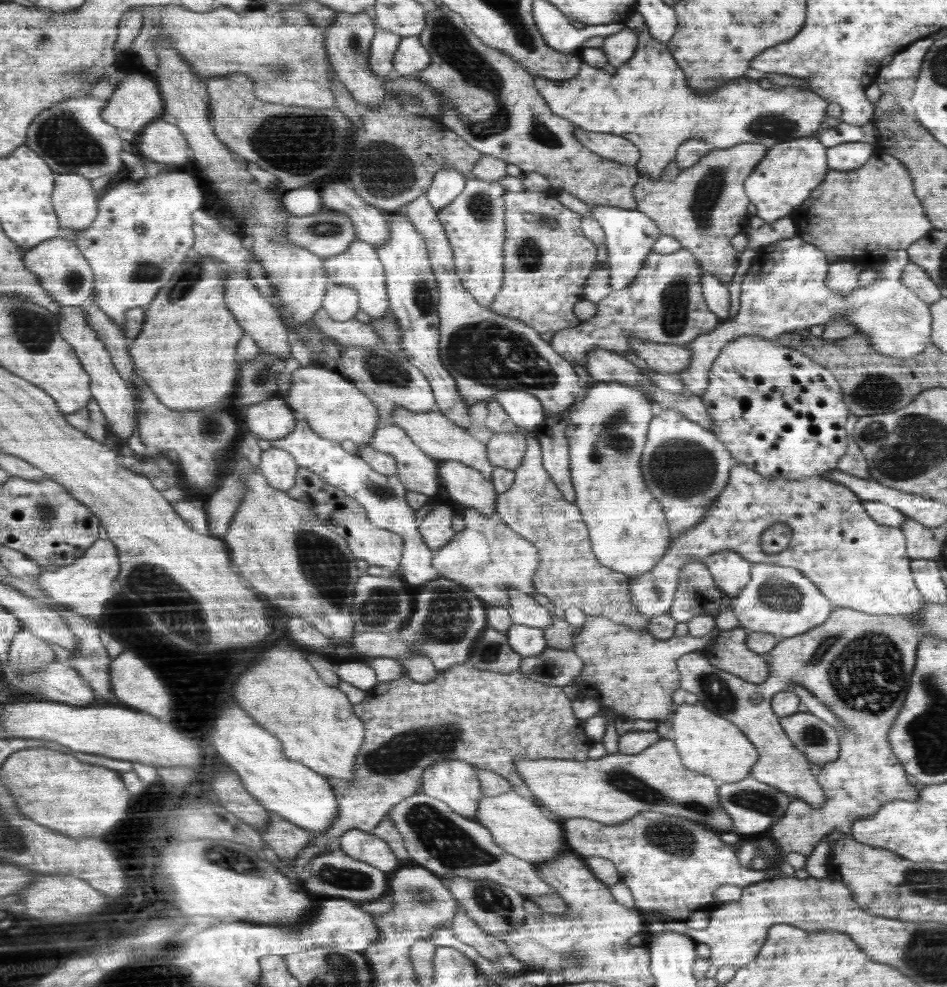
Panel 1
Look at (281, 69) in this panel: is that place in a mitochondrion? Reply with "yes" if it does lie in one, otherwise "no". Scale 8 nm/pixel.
yes

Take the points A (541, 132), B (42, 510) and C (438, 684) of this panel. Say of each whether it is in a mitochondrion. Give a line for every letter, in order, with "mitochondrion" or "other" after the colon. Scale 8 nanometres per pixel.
A: mitochondrion
B: mitochondrion
C: other

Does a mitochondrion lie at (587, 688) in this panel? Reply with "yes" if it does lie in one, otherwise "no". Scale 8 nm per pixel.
no

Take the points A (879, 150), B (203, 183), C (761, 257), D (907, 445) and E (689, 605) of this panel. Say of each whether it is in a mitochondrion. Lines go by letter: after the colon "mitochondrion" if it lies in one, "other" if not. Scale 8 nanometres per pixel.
A: other
B: other
C: other
D: mitochondrion
E: other

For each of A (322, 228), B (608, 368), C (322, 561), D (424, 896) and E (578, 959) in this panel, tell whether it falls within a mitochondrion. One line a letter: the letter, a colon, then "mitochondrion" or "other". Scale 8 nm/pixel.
A: mitochondrion
B: other
C: mitochondrion
D: mitochondrion
E: mitochondrion

